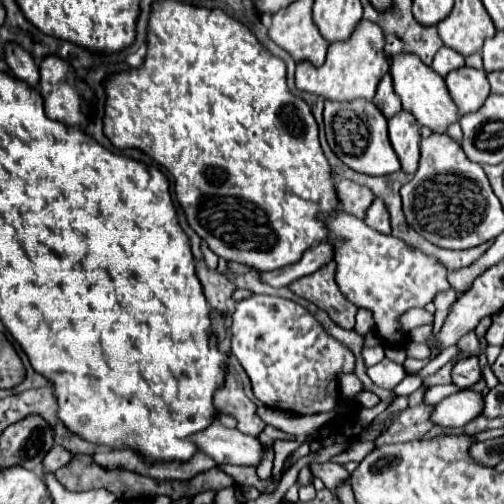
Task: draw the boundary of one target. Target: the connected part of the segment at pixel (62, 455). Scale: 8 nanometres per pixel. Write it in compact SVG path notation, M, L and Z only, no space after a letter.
M56 445L48 451L48 455L44 457L44 471L56 471L60 467L64 467L68 461L72 459L72 453L66 451L66 447Z

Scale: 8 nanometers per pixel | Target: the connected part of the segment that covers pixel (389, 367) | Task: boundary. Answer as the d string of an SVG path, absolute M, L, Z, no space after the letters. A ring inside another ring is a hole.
M384 359L378 365L368 367L368 377L372 379L374 385L378 385L382 389L392 389L406 377L406 371L402 365L394 363L390 359Z

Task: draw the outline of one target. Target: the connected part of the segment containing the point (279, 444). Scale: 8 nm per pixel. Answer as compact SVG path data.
M280 439L274 441L276 459L274 459L274 471L272 471L272 475L276 475L276 479L282 477L282 463L284 463L284 459L286 459L292 451L296 451L298 445L300 445L298 441L280 441Z

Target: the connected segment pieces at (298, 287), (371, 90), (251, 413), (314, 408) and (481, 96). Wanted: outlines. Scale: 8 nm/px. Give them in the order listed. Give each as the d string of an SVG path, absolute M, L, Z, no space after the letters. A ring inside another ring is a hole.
M328 261L318 271L290 283L288 289L294 295L314 303L318 309L324 309L336 325L344 329L354 329L354 317L358 307L340 293L334 275L336 275L336 263Z
M360 21L354 35L346 43L332 43L322 67L310 67L310 63L296 65L296 87L304 93L320 95L328 101L372 101L380 79L388 73L388 59L384 55L384 35L376 23Z
M226 367L224 385L218 387L218 391L214 393L214 407L222 413L236 417L238 429L242 433L258 435L266 427L266 423L256 413L256 405L246 397L242 383L230 367Z
M252 295L236 303L232 313L232 353L252 381L256 399L272 409L290 411L296 415L316 415L338 407L338 373L350 373L354 367L354 355L348 347L332 339L322 325L296 301L270 295Z
M460 67L450 71L446 75L446 87L450 91L452 101L458 107L460 117L478 111L486 97L490 95L486 73L472 67Z

